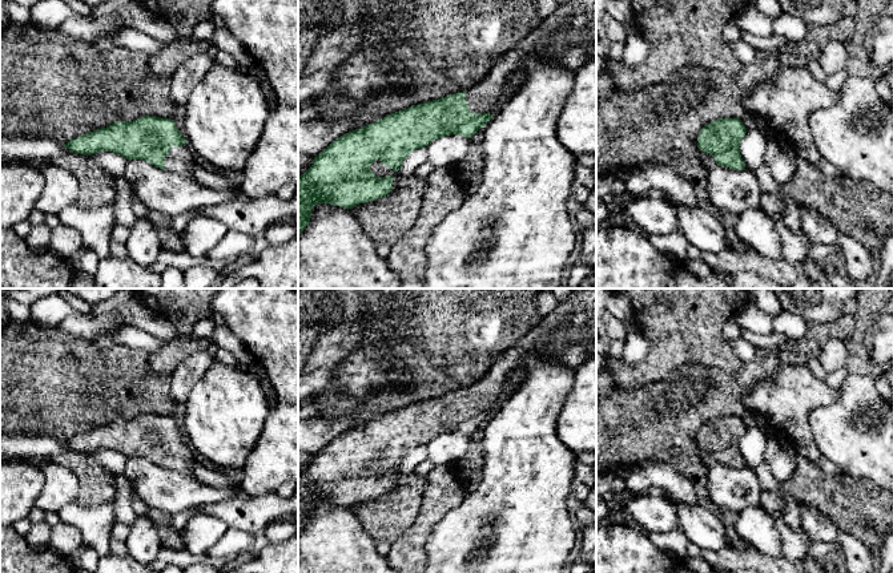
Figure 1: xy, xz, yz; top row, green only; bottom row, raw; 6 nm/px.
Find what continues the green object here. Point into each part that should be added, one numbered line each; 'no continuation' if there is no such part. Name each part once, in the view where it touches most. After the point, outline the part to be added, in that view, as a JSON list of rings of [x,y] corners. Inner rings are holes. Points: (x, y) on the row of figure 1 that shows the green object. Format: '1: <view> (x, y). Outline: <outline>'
1: xz (567, 37). Outline: [[[567,0],[542,20],[527,39],[508,51],[472,88],[464,90],[472,113],[495,114],[502,90],[514,73],[522,73],[526,57],[543,57],[576,73],[596,58],[596,0]]]

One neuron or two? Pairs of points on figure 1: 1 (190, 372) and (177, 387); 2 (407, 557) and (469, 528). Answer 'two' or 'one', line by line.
1: one
2: two

